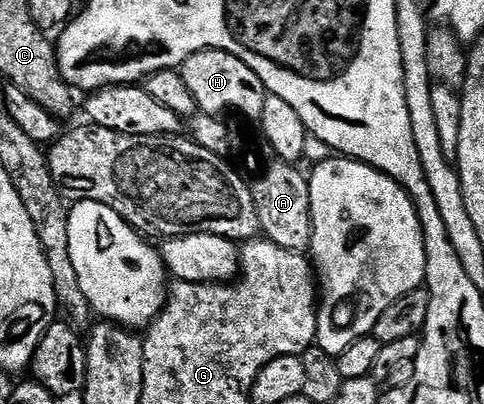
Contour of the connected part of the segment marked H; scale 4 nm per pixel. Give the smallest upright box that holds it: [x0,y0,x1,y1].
[181,49,267,120]

